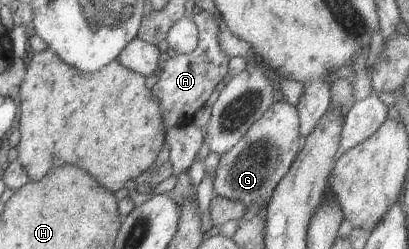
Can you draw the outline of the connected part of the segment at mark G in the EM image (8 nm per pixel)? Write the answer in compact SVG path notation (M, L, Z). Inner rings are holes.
M284 100L274 101L260 120L256 120L246 134L228 152L221 155L214 174L214 193L228 200L240 201L247 207L255 204L262 206L256 216L265 219L267 215L264 207L292 166L301 150L302 141L297 106Z

